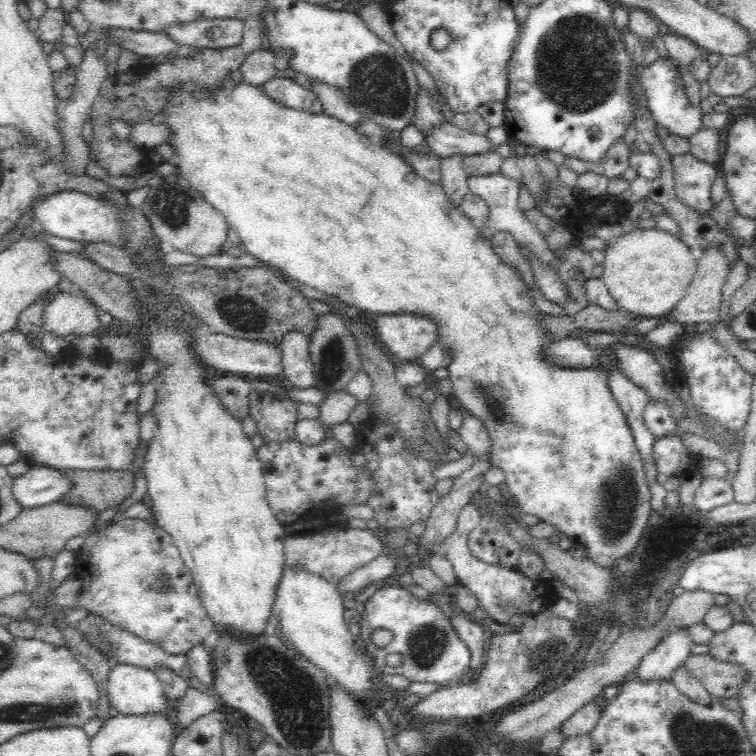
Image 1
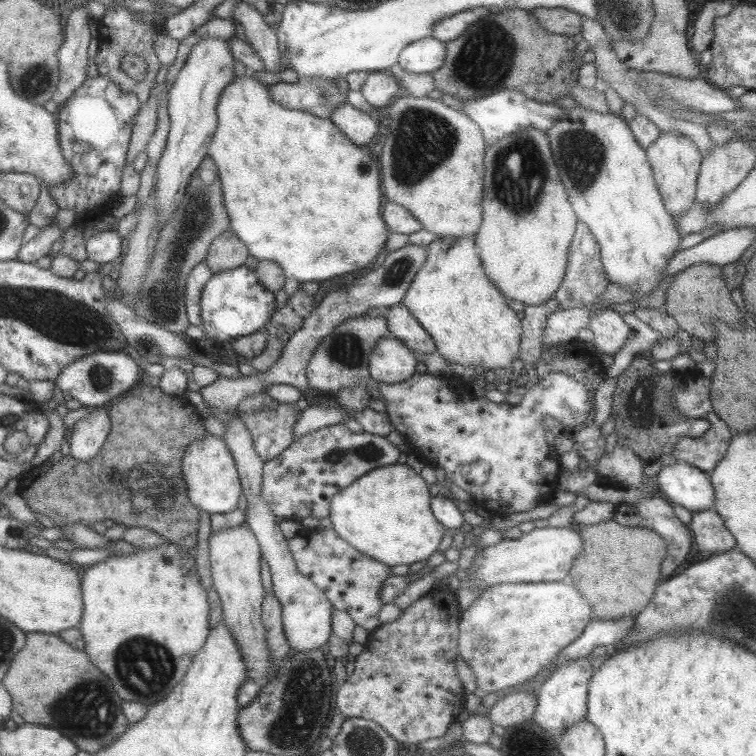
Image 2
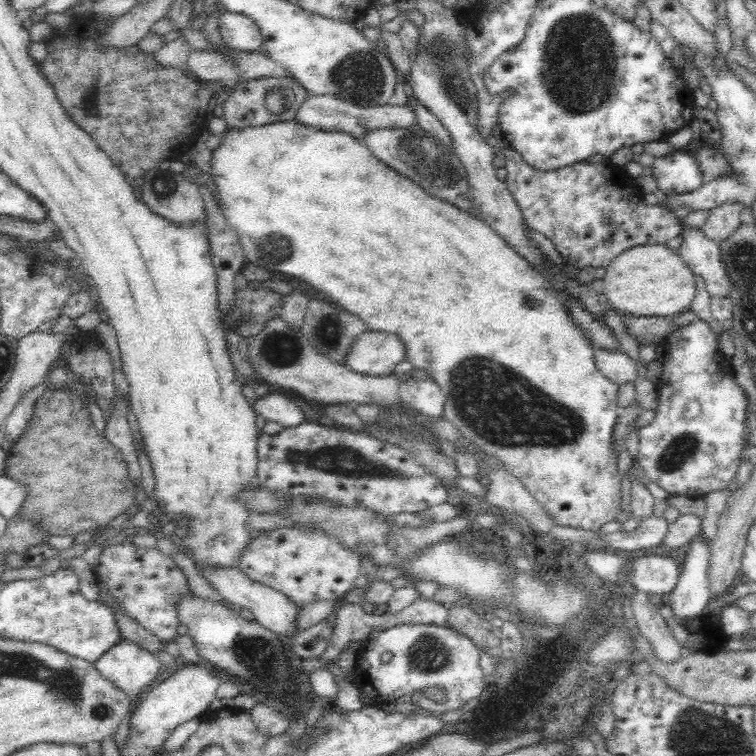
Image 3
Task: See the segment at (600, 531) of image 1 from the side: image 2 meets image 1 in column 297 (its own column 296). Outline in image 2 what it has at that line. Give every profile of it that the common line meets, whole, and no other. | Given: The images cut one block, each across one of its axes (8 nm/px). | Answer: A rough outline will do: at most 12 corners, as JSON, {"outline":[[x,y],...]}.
{"outline":[[248,73],[206,156],[285,278],[372,264],[377,159]]}

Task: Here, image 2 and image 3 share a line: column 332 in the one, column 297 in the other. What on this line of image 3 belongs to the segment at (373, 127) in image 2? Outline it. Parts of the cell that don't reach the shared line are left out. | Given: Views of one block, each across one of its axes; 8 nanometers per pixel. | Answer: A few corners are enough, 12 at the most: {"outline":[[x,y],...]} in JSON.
{"outline":[[310,94],[292,121],[362,142],[374,129],[414,126],[414,109]]}

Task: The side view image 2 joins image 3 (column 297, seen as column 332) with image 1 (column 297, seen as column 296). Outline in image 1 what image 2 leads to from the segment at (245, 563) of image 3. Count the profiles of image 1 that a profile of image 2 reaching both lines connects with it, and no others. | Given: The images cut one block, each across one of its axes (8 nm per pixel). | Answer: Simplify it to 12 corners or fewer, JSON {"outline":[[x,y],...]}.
{"outline":[[381,532],[287,535],[284,567],[336,585],[384,554]]}

